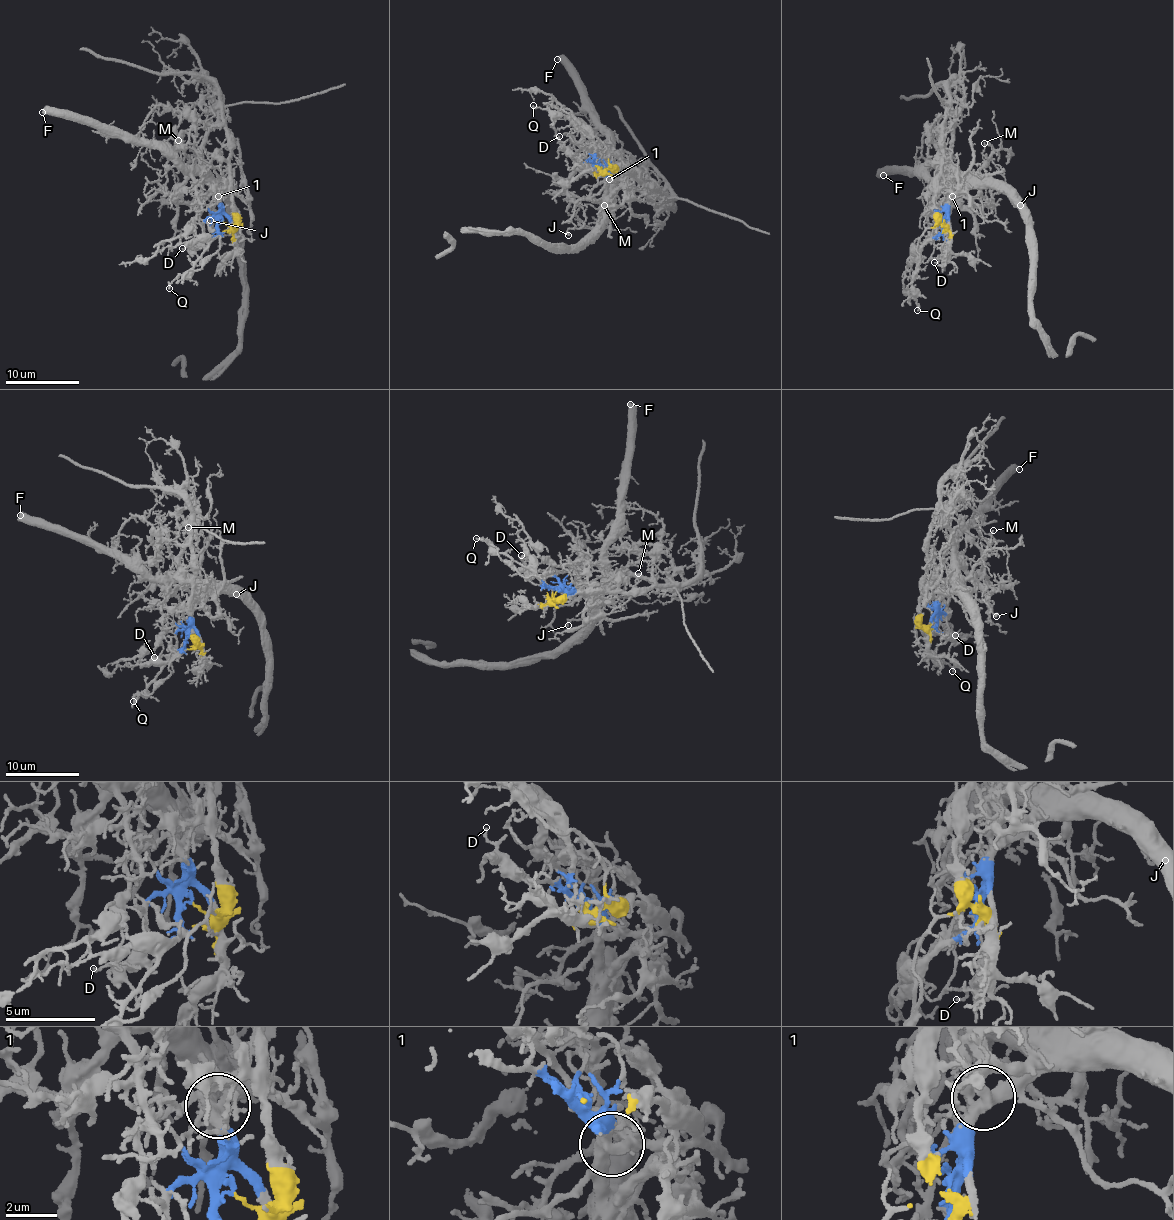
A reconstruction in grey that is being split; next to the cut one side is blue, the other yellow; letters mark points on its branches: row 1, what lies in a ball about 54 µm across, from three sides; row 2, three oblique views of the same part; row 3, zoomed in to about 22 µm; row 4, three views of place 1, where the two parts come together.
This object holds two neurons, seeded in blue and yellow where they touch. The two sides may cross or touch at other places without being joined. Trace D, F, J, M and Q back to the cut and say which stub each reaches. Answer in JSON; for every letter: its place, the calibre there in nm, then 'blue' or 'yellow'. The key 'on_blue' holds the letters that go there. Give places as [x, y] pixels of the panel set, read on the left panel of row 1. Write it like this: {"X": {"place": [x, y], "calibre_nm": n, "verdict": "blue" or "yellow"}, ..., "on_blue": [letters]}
{"D": {"place": [182, 248], "calibre_nm": 120, "verdict": "blue"}, "F": {"place": [42, 112], "calibre_nm": 420, "verdict": "blue"}, "J": {"place": [210, 220], "calibre_nm": 140, "verdict": "blue"}, "M": {"place": [178, 140], "calibre_nm": 120, "verdict": "blue"}, "Q": {"place": [169, 288], "calibre_nm": 190, "verdict": "blue"}, "on_blue": ["D", "F", "J", "M", "Q"]}

